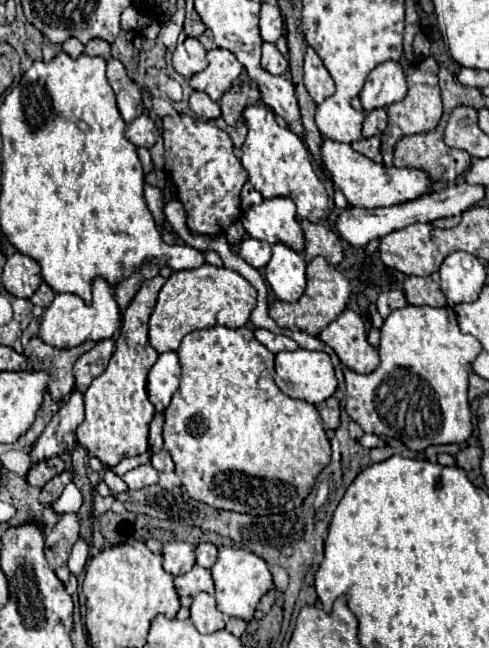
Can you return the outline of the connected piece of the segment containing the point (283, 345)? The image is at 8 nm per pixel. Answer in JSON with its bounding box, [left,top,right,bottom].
[255,329,299,353]

